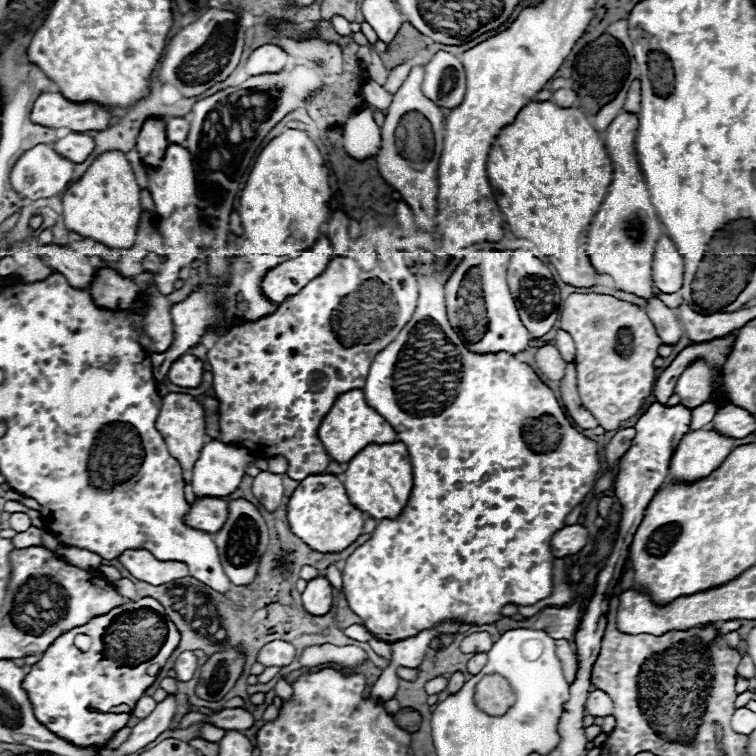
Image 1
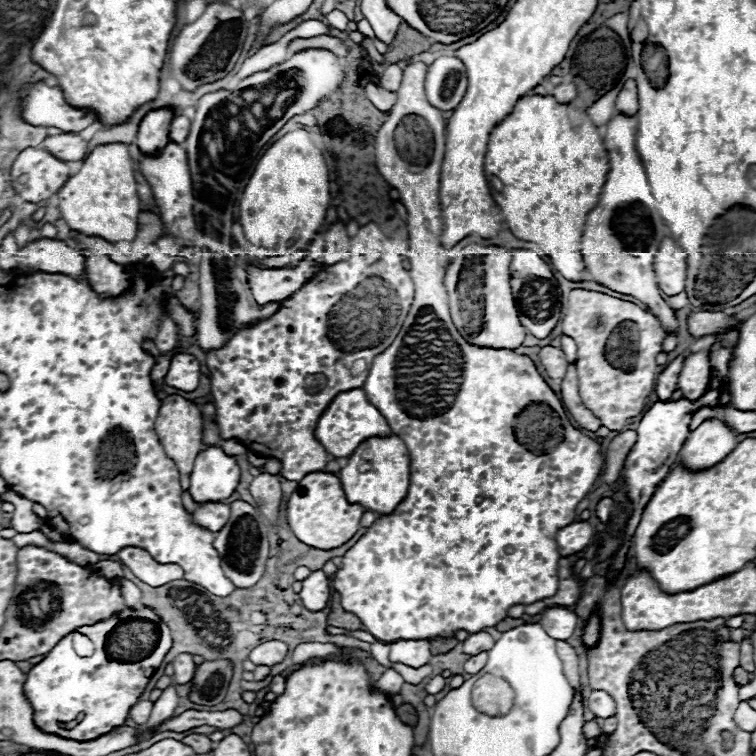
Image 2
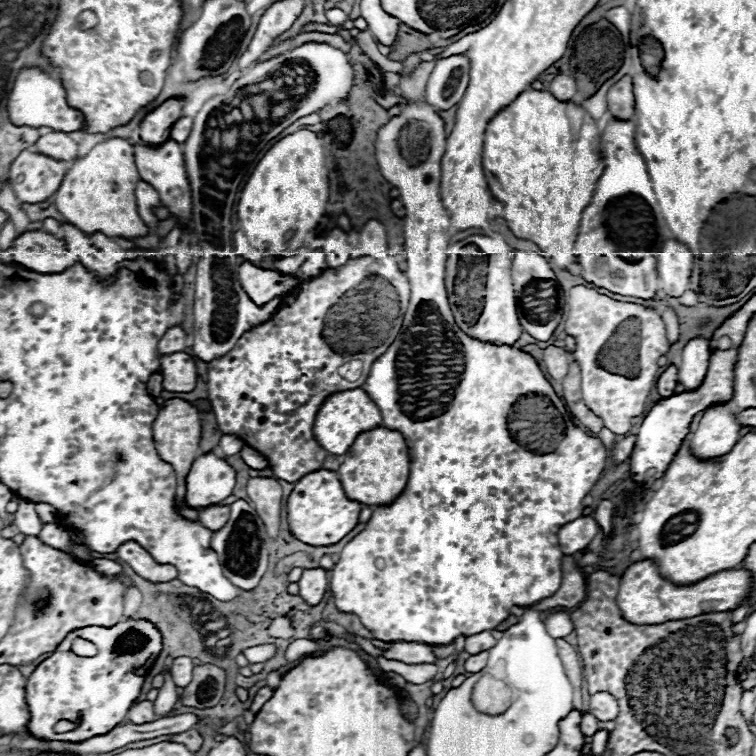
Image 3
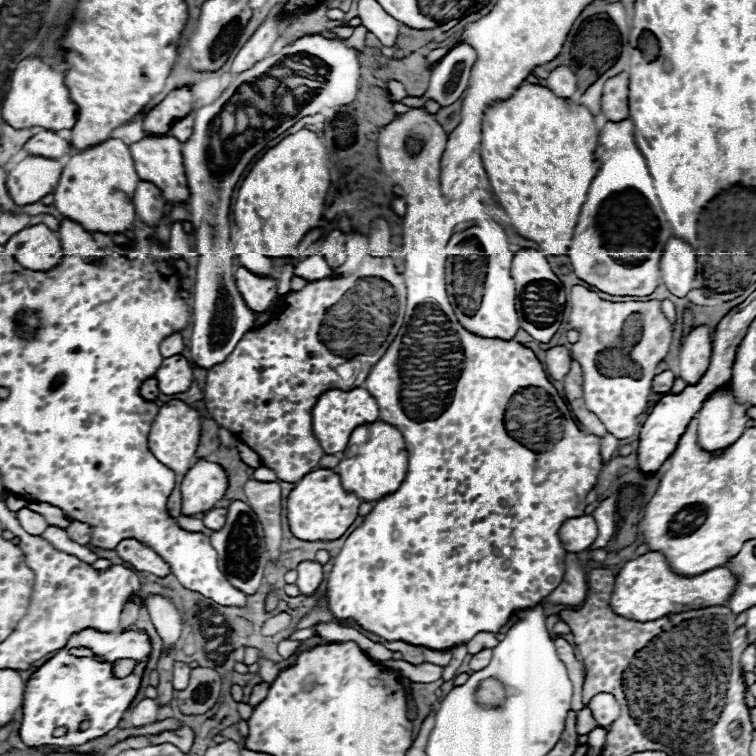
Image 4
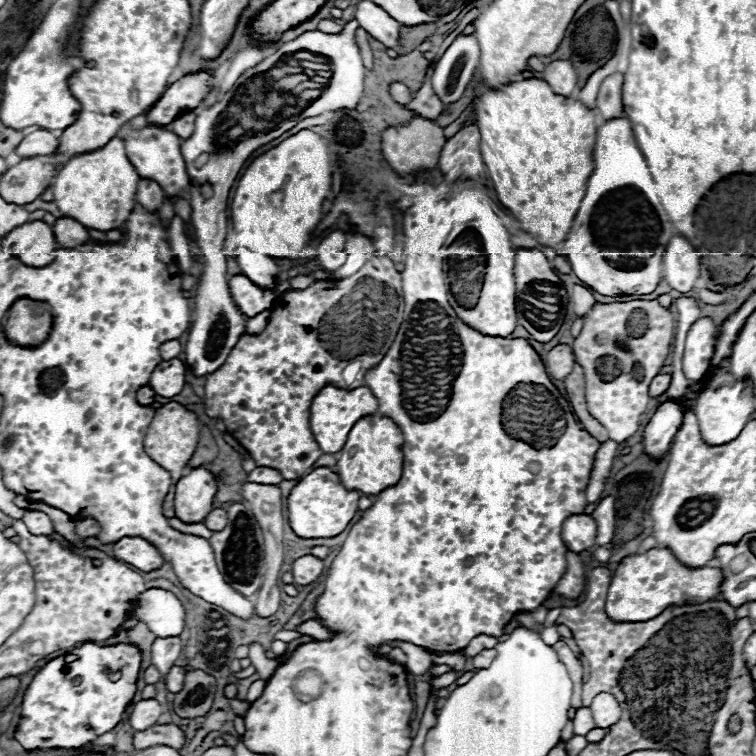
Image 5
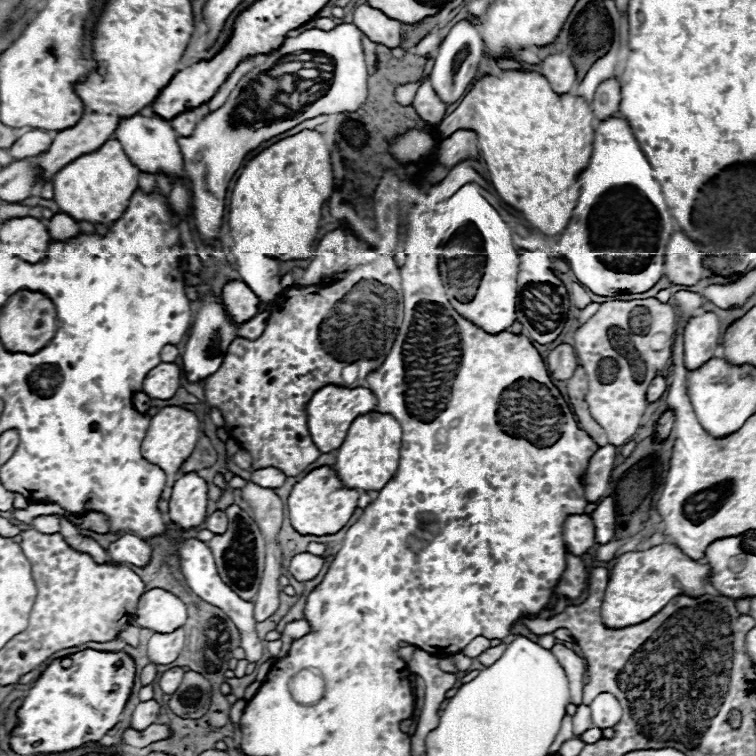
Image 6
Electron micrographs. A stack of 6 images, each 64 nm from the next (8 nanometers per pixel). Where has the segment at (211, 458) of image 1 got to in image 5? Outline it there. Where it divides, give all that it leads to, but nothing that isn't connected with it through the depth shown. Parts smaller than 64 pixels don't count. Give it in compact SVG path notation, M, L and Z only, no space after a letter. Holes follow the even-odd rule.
M204 466L192 468L176 484L176 500L174 500L176 518L180 518L182 522L202 522L212 512L212 502L216 498L216 492L218 492L218 478Z

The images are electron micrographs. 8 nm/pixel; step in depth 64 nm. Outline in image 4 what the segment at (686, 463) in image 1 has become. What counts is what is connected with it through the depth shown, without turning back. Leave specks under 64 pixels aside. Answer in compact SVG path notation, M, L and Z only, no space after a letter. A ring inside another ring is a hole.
M732 390L712 394L696 412L698 444L706 452L732 446L746 430L746 406L734 400Z

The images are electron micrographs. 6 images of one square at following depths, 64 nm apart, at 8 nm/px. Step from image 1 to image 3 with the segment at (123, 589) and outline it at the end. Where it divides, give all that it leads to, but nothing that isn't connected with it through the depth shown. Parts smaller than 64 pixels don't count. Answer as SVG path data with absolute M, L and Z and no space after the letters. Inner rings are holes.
M130 586L128 588L128 592L126 592L126 602L124 602L124 606L126 606L126 616L134 616L136 612L138 612L138 608L140 608L140 600L142 600L142 594L140 594L140 590L136 588L136 586Z

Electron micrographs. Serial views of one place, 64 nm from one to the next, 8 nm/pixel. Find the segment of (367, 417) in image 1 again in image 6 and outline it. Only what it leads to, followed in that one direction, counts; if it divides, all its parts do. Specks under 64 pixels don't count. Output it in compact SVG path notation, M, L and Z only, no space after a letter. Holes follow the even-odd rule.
M332 384L320 388L306 406L308 430L310 430L310 436L312 436L314 444L318 446L318 450L324 454L338 450L346 438L350 424L358 416L372 412L376 408L376 404L378 404L378 400L372 394L372 390L368 390L368 388L342 388L342 386L332 386Z

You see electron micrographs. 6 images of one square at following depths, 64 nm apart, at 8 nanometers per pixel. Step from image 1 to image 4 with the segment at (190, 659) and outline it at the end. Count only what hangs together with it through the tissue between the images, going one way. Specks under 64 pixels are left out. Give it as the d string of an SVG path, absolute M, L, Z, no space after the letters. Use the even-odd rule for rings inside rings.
M176 662L174 664L174 676L172 676L172 686L176 690L184 690L188 686L188 680L190 680L190 672L192 668L186 664L186 662Z

